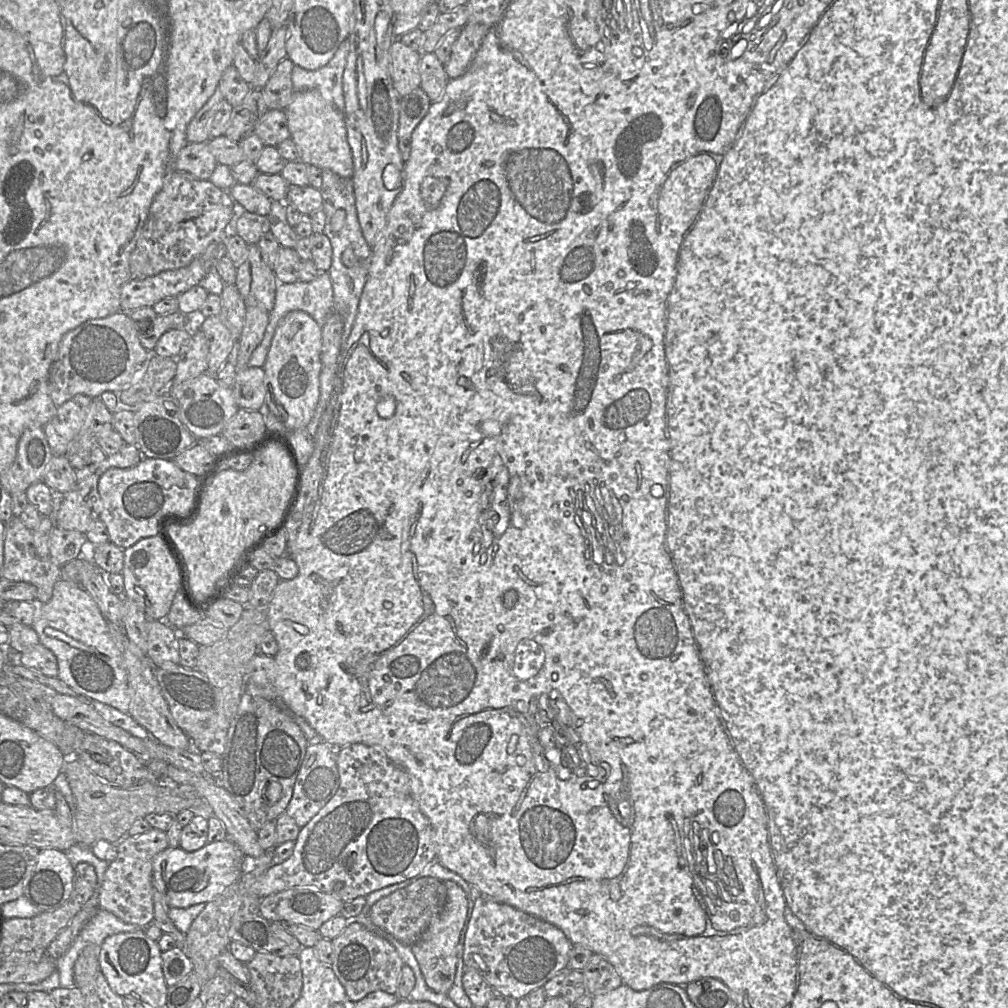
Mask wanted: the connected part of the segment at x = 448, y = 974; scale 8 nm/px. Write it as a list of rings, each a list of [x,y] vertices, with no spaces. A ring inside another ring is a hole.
[[[443,881],[447,888],[447,901],[438,916],[428,925],[418,941],[410,945],[420,966],[427,986],[436,993],[447,994],[453,985],[458,958],[463,957],[465,932],[473,910],[465,891],[453,881]]]

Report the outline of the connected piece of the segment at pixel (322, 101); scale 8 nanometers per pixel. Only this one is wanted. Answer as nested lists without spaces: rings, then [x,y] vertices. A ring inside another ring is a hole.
[[[318,90],[295,91],[284,111],[288,120],[290,138],[297,147],[300,160],[307,165],[331,170],[344,179],[351,179],[354,166],[351,148],[347,141],[343,111],[326,100]]]

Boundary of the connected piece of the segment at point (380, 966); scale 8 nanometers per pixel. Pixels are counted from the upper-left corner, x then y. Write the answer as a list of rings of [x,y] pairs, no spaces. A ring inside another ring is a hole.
[[[350,920],[345,929],[331,942],[333,945],[331,967],[350,1000],[360,1001],[375,991],[397,994],[401,970],[405,963],[386,939],[372,933],[356,920]]]

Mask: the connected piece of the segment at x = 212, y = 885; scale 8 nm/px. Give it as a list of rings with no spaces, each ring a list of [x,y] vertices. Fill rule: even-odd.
[[[230,840],[208,842],[201,849],[187,852],[181,848],[168,847],[153,860],[153,886],[159,891],[170,908],[188,908],[200,903],[208,903],[234,884],[243,875],[244,854]]]

